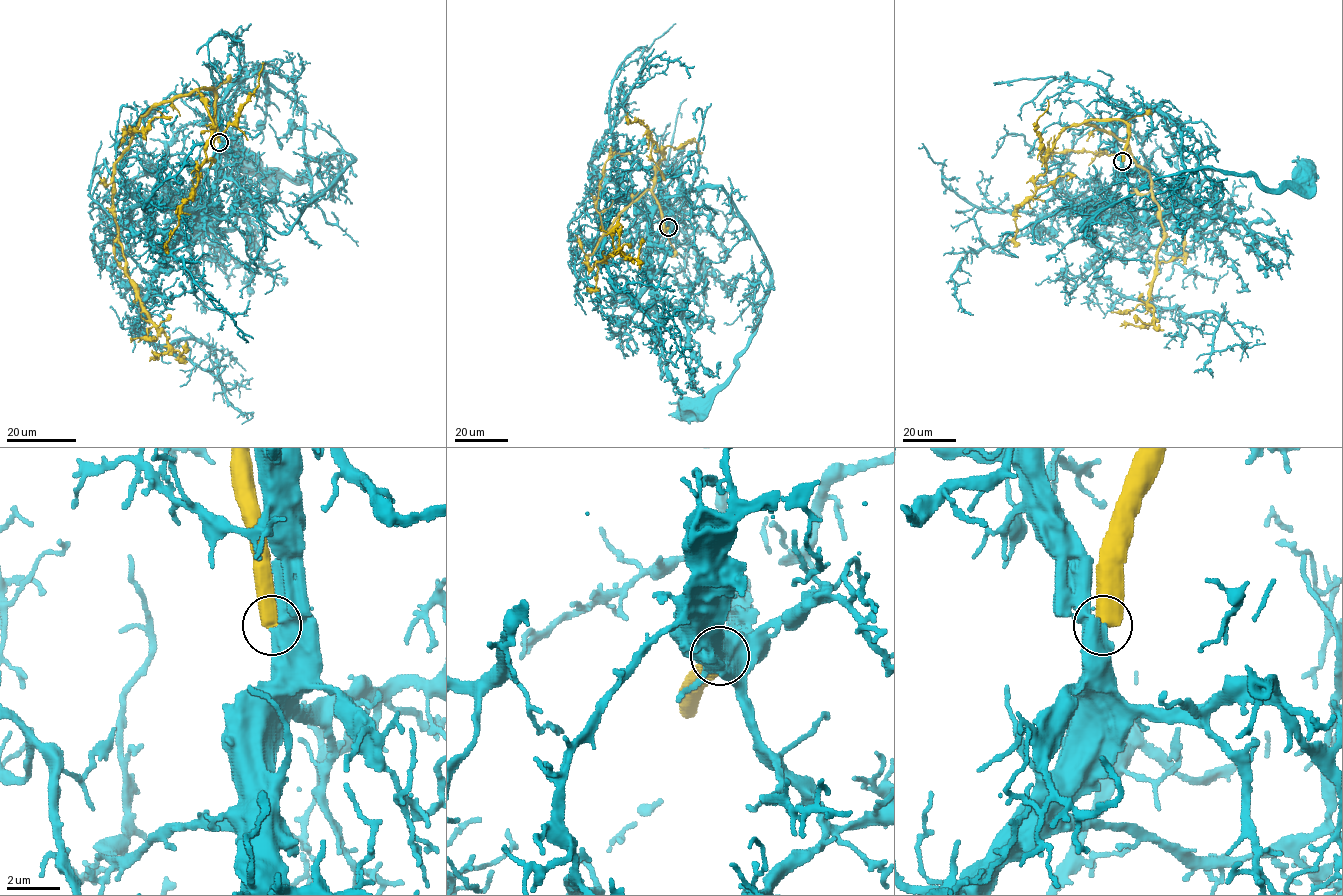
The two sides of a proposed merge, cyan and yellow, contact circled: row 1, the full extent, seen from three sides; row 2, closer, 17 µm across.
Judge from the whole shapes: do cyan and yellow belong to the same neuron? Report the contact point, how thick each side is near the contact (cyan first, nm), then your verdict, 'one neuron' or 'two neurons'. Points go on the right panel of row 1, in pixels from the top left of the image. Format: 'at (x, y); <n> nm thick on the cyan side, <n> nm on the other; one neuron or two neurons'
at (1122, 161); 650 nm thick on the cyan side, 600 nm on the other; two neurons

